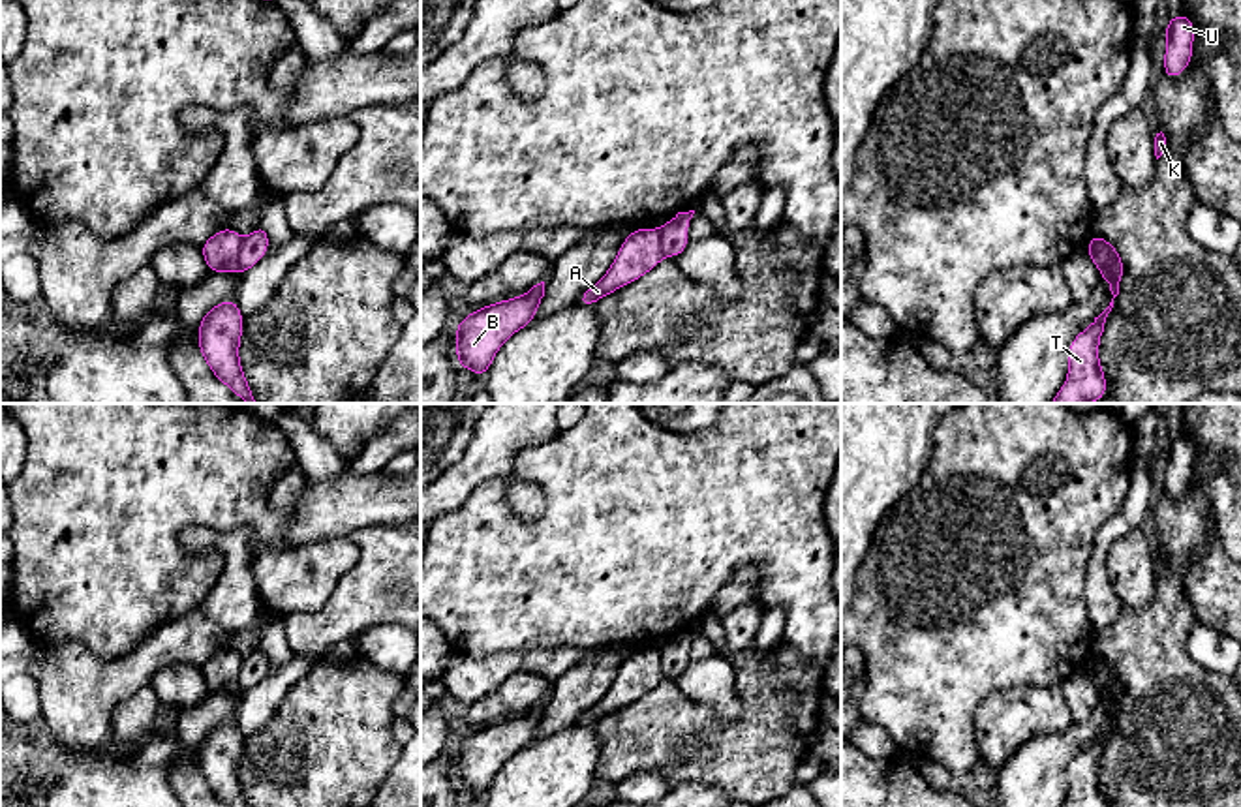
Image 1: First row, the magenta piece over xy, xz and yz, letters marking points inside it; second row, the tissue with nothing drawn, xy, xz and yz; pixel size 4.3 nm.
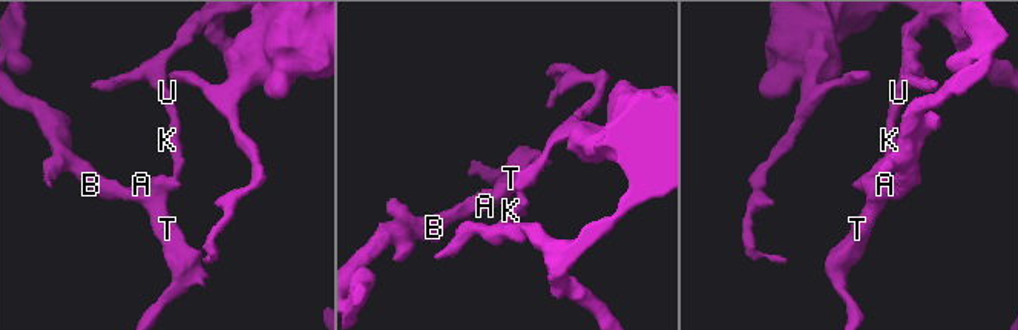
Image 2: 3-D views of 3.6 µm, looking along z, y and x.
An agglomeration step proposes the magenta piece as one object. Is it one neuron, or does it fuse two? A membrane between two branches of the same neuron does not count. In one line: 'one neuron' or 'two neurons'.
two neurons

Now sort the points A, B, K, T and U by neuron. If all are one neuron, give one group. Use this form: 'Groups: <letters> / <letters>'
Groups: A B T / K U

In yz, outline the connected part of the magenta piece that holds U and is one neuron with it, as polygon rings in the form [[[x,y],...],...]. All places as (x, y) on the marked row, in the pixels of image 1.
[[[1177,13],[1164,24],[1168,45],[1164,51],[1164,77],[1177,79],[1192,62],[1194,23],[1185,13]]]

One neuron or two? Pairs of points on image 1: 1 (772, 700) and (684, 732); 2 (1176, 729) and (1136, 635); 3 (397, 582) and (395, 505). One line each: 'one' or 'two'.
1: one
2: one
3: two

